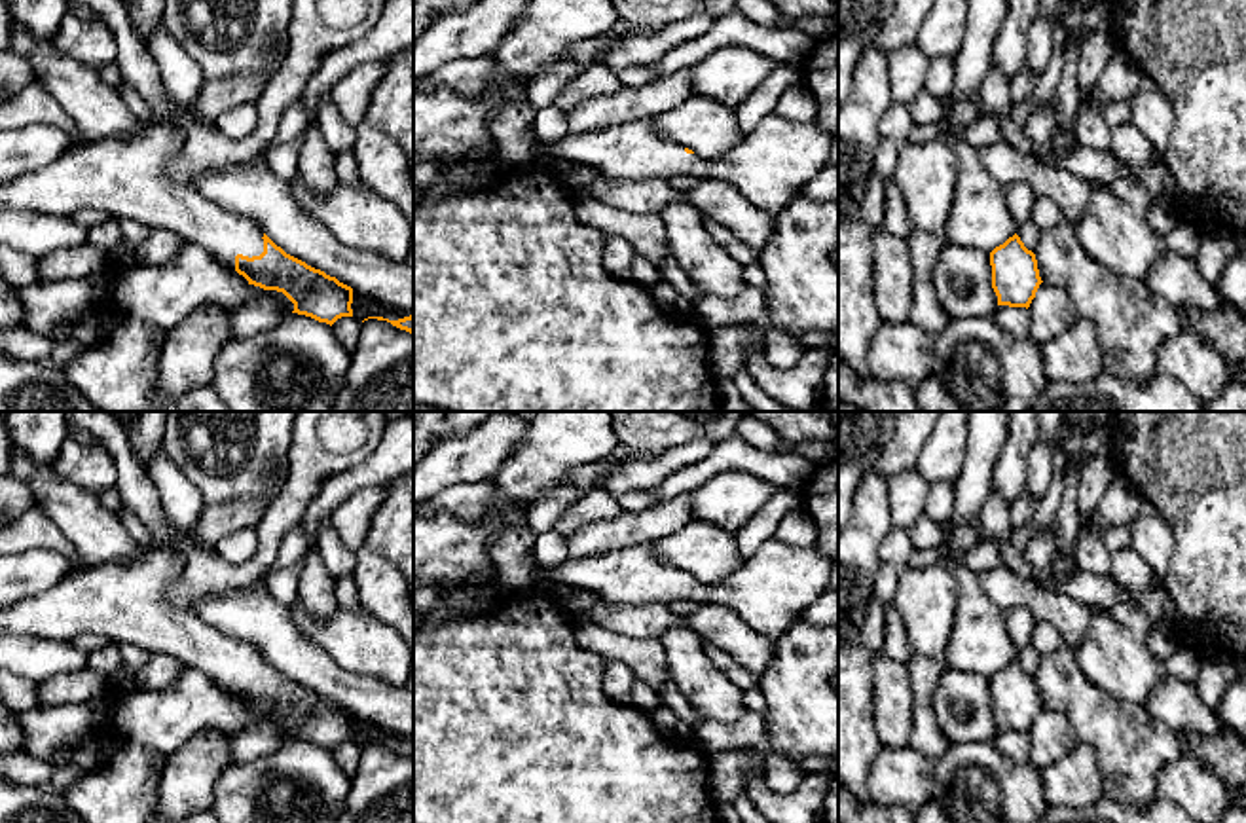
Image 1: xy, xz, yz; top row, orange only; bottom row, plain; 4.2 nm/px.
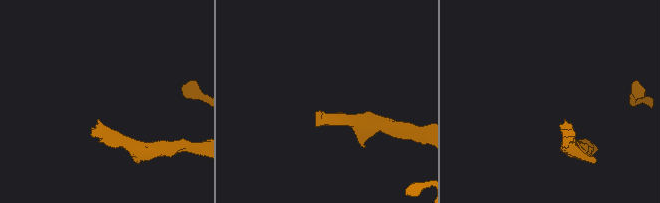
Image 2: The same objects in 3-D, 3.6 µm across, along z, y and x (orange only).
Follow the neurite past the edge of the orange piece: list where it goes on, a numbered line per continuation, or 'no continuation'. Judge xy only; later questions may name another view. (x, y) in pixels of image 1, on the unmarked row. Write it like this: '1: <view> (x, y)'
1: xy (120, 602)

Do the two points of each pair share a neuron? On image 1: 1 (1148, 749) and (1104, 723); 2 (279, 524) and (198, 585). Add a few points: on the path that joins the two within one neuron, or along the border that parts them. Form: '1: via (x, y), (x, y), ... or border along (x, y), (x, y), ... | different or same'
1: via (1136, 748), (1116, 731) | same
2: via (268, 548), (243, 575), (222, 577) | same

